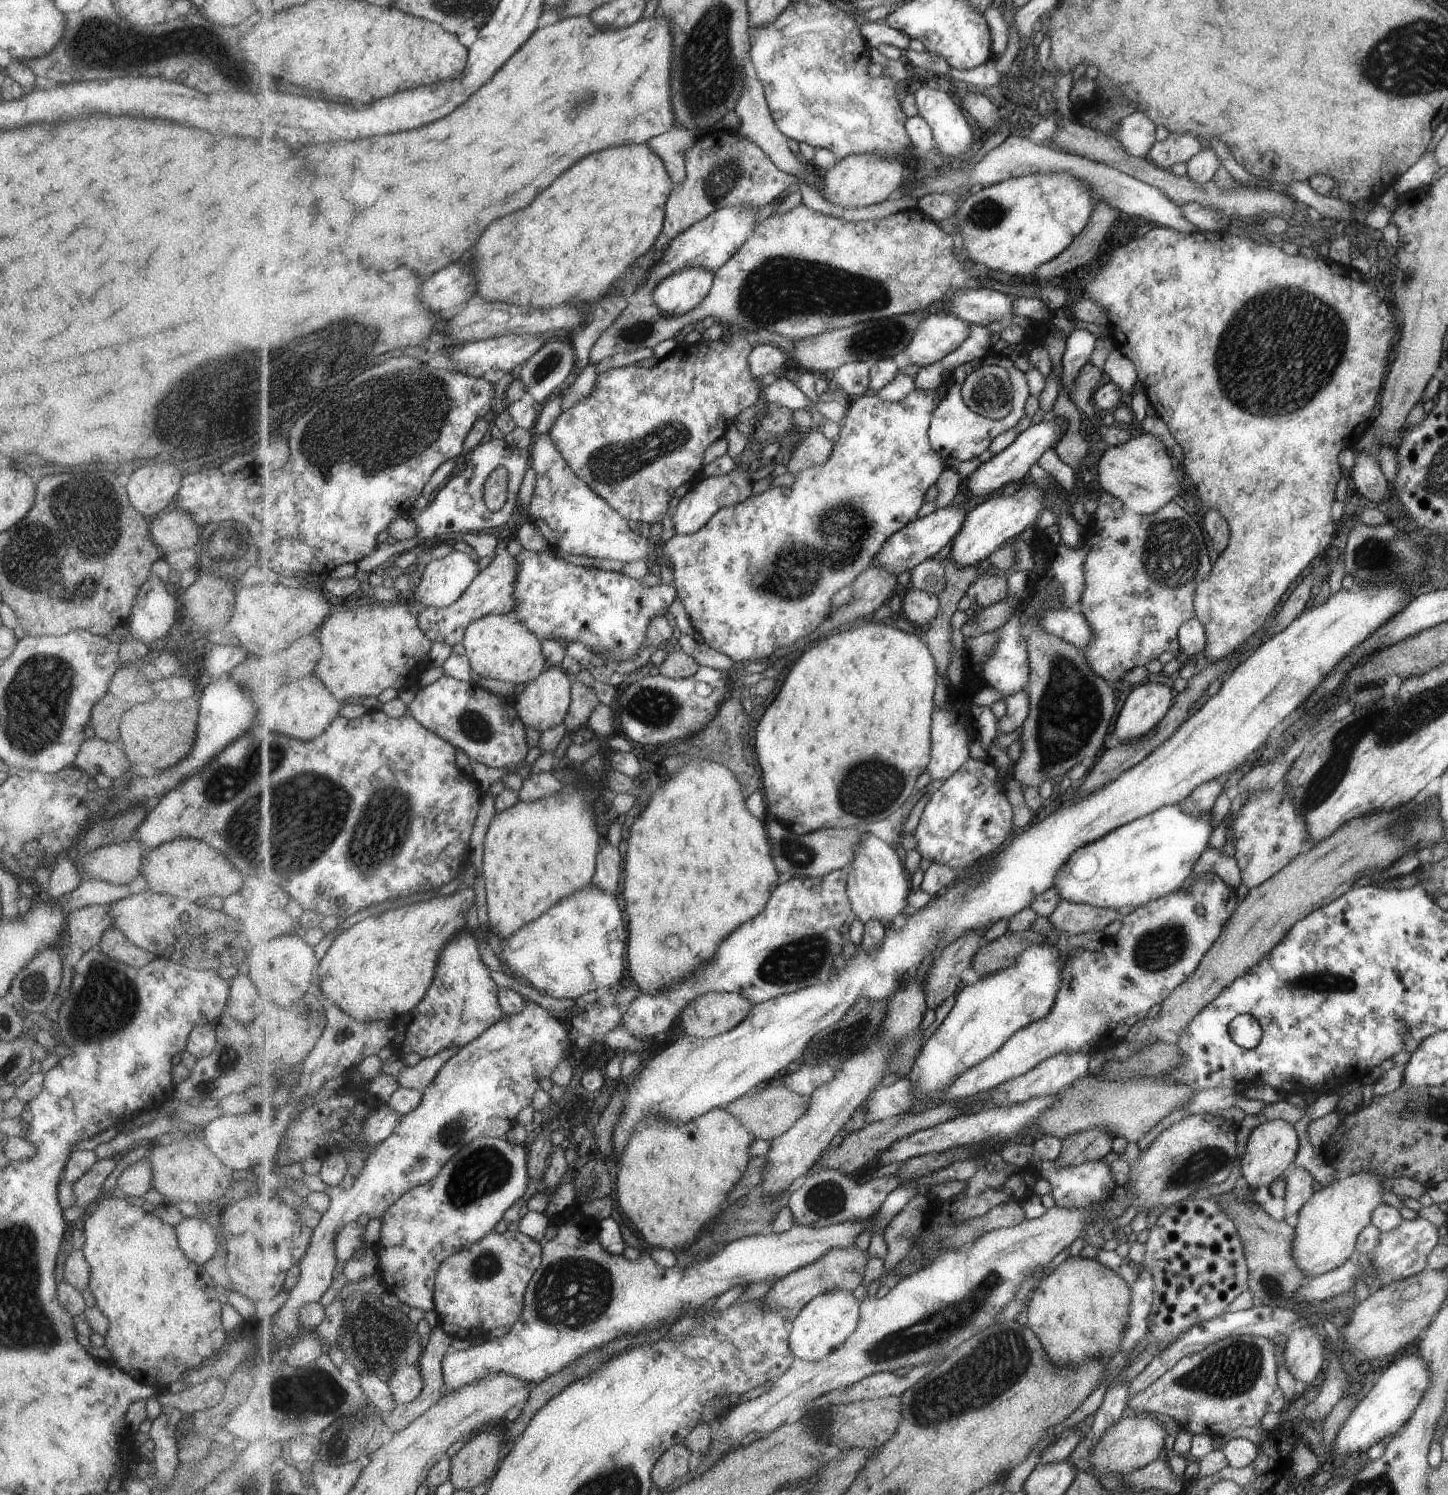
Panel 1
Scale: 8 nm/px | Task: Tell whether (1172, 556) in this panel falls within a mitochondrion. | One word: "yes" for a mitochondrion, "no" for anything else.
yes

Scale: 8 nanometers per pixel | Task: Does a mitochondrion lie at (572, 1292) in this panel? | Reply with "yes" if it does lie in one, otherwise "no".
yes

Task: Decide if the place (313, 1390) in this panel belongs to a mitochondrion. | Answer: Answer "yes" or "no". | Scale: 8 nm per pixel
yes

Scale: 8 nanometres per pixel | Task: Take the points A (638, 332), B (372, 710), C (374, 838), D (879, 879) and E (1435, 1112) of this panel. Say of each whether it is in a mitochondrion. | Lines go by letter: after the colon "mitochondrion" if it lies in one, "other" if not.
A: mitochondrion
B: other
C: mitochondrion
D: other
E: mitochondrion

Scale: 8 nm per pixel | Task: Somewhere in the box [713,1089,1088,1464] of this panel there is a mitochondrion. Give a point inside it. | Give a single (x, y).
(983, 1375)

